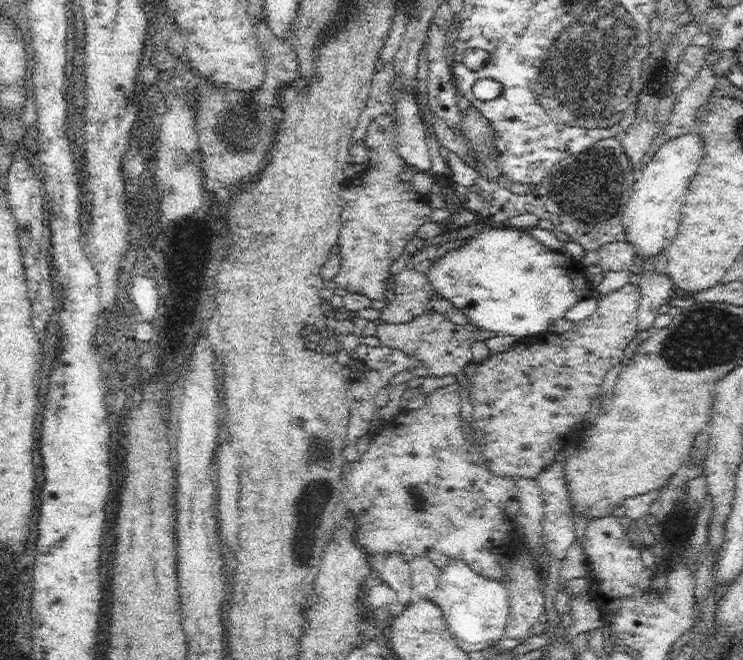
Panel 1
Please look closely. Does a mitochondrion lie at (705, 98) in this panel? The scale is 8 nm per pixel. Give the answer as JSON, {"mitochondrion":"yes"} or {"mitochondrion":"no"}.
{"mitochondrion":"no"}

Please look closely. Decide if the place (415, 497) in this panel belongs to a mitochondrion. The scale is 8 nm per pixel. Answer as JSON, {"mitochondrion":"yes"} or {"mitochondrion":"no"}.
{"mitochondrion":"yes"}

